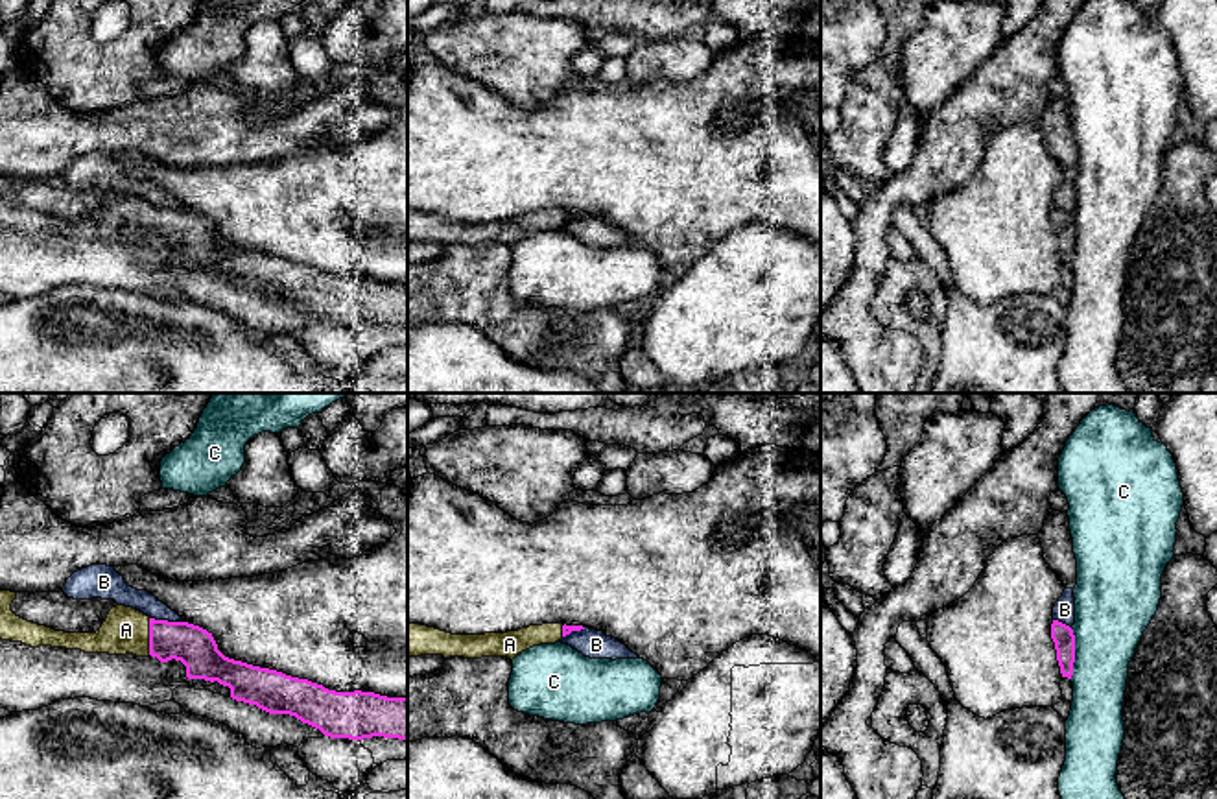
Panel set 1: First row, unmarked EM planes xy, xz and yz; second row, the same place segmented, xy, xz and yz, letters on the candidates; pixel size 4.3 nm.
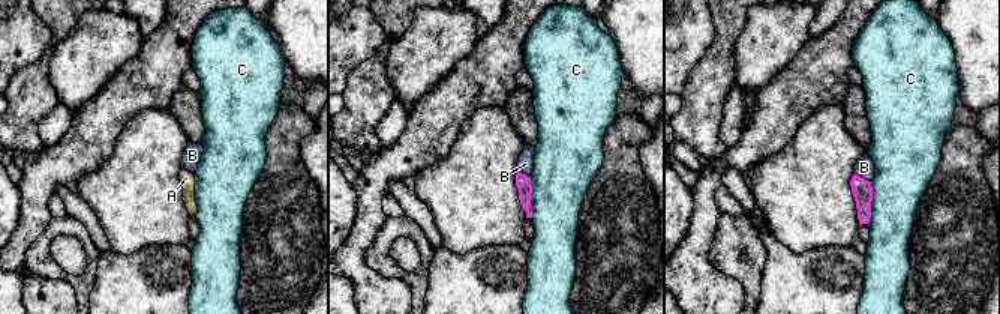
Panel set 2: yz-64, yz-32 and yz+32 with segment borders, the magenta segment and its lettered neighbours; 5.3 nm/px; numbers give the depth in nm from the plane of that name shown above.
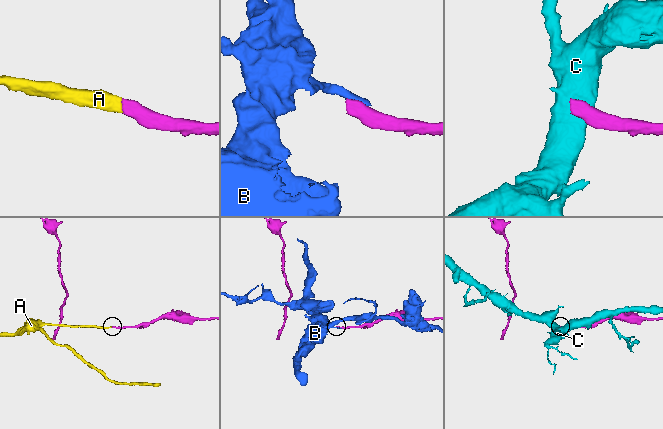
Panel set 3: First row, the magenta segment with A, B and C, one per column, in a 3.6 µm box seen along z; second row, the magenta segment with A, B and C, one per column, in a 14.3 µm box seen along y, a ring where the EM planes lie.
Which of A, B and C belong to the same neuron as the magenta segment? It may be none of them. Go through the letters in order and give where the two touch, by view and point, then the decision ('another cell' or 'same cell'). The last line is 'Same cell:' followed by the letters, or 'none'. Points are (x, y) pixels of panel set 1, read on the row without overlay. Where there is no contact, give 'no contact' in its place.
A: contact xy (150, 224); same cell
B: contact xy (166, 207); another cell
C: contact yz (1074, 240); another cell
Same cell: A

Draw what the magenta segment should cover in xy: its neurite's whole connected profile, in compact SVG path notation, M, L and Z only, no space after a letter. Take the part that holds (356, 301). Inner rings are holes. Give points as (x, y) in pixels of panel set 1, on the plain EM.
M0 177L0 225L22 229L31 234L52 233L66 236L81 236L85 240L109 240L109 242L125 242L133 240L136 244L157 244L160 249L171 245L181 247L186 253L188 266L205 266L218 268L223 273L230 275L230 284L258 295L269 301L289 301L319 316L325 323L330 325L349 325L363 327L372 323L398 325L408 327L408 284L387 284L374 279L336 279L328 277L323 271L312 269L308 266L299 266L286 262L277 256L253 253L242 247L225 244L218 231L207 216L188 210L188 209L168 209L155 207L148 201L116 192L109 197L105 209L96 220L65 220L55 218L46 212L39 212L17 203L11 197L11 190L17 185L17 179Z

